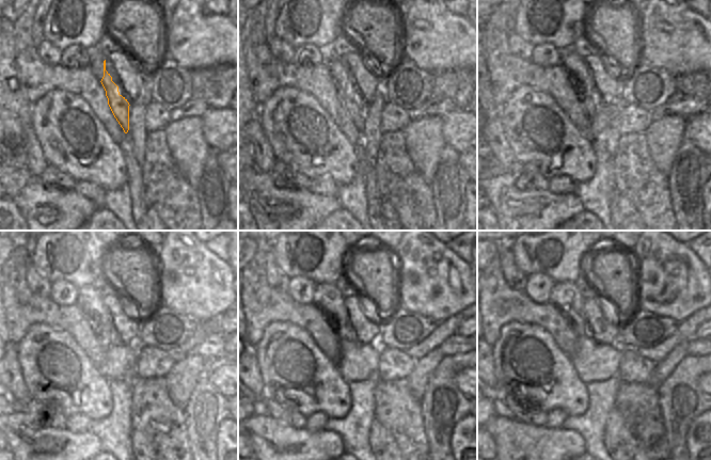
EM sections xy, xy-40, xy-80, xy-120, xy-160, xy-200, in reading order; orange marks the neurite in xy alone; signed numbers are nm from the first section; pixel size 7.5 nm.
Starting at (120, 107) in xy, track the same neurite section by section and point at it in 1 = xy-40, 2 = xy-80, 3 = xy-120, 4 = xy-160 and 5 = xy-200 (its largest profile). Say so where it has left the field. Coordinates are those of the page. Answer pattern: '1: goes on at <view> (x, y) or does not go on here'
1: goes on at xy-40 (338, 72)
2: goes on at xy-80 (573, 63)
3: goes on at xy-120 (90, 300)
4: goes on at xy-160 (327, 297)
5: goes on at xy-200 (567, 297)

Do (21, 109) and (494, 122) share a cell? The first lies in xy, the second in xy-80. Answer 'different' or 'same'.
different

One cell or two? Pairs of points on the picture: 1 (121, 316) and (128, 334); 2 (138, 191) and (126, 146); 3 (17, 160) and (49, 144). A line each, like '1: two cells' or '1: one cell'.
1: one cell
2: one cell
3: two cells

